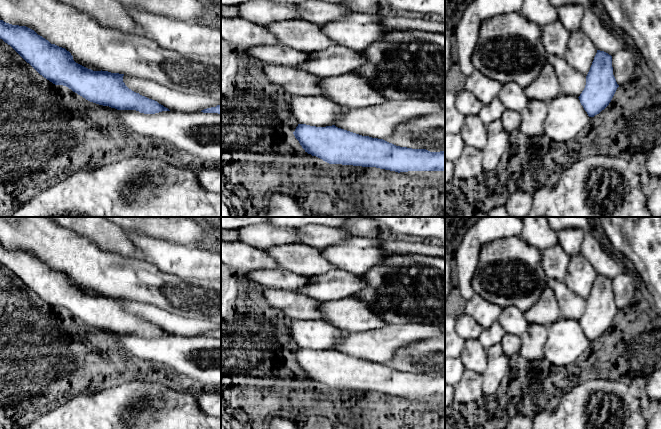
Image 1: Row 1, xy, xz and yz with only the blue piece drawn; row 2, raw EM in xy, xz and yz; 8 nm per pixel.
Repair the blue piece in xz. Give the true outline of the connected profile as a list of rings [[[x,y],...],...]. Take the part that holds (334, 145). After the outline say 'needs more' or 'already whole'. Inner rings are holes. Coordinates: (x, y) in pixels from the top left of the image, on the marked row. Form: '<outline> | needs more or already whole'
[[[298,124],[293,134],[305,152],[329,164],[376,167],[398,173],[445,171],[445,151],[400,147],[335,125]]] | already whole

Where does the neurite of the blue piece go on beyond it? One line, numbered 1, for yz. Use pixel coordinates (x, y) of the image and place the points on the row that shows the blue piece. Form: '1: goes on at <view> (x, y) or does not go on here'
1: does not go on here

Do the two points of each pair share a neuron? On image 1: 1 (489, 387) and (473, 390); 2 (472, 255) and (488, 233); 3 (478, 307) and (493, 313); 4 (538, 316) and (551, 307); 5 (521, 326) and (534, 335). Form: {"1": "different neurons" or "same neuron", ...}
{"1": "different neurons", "2": "same neuron", "3": "same neuron", "4": "same neuron", "5": "different neurons"}

